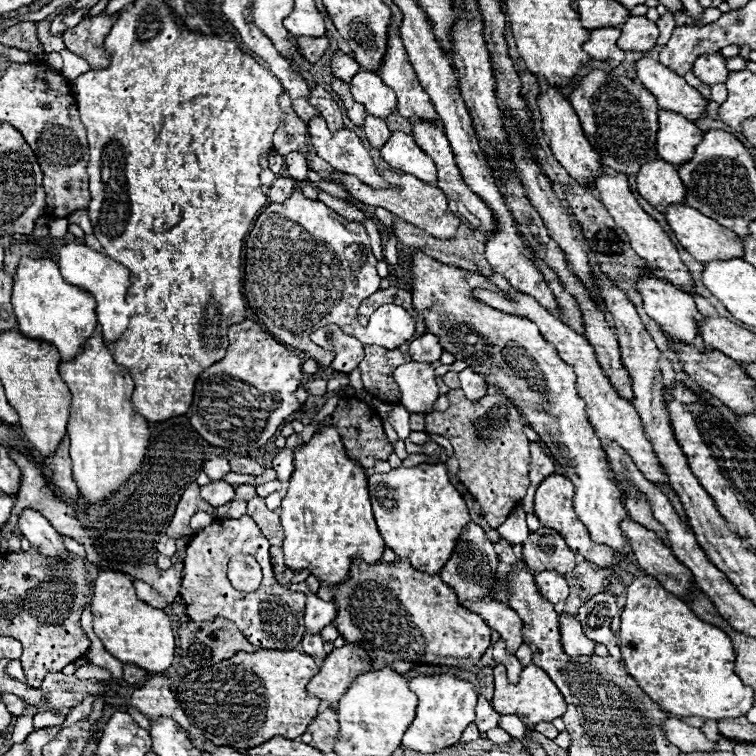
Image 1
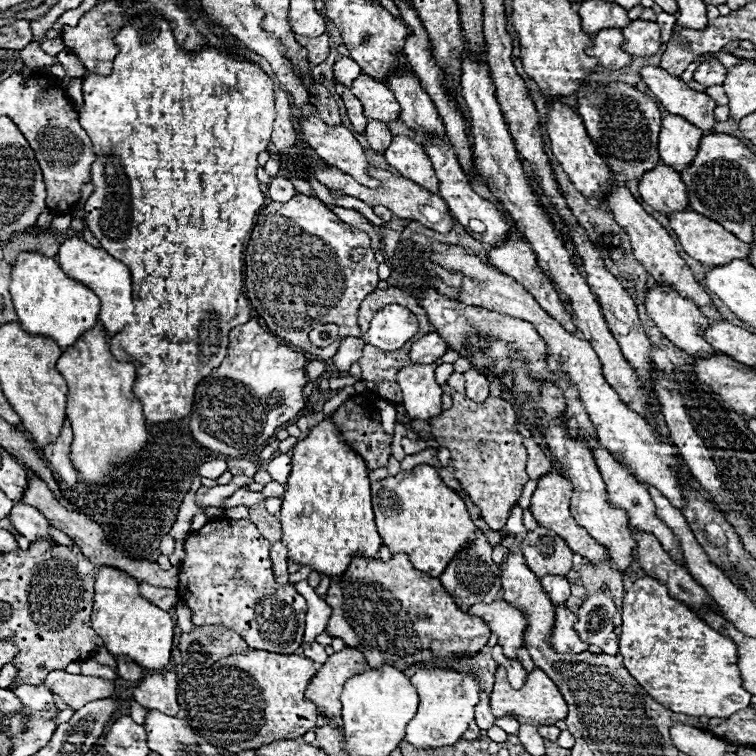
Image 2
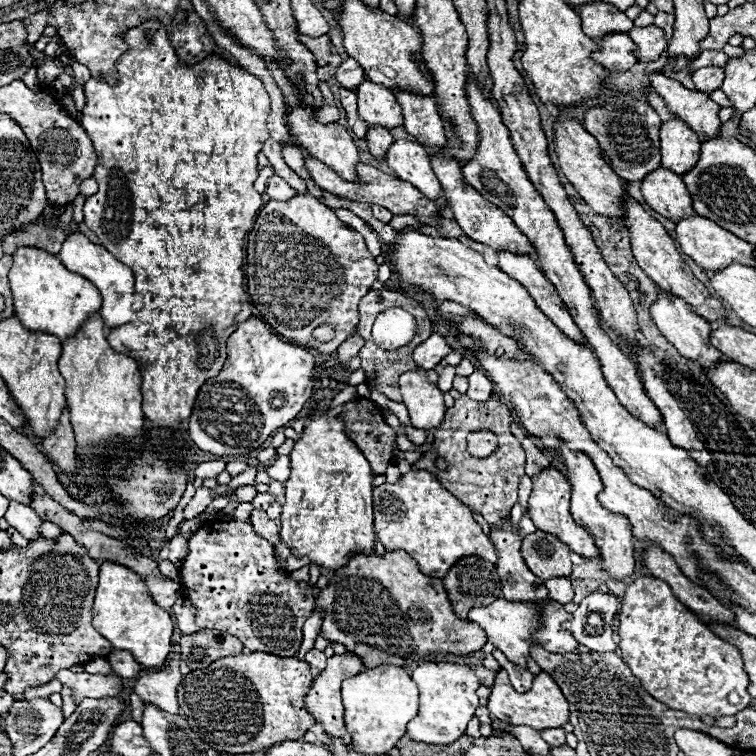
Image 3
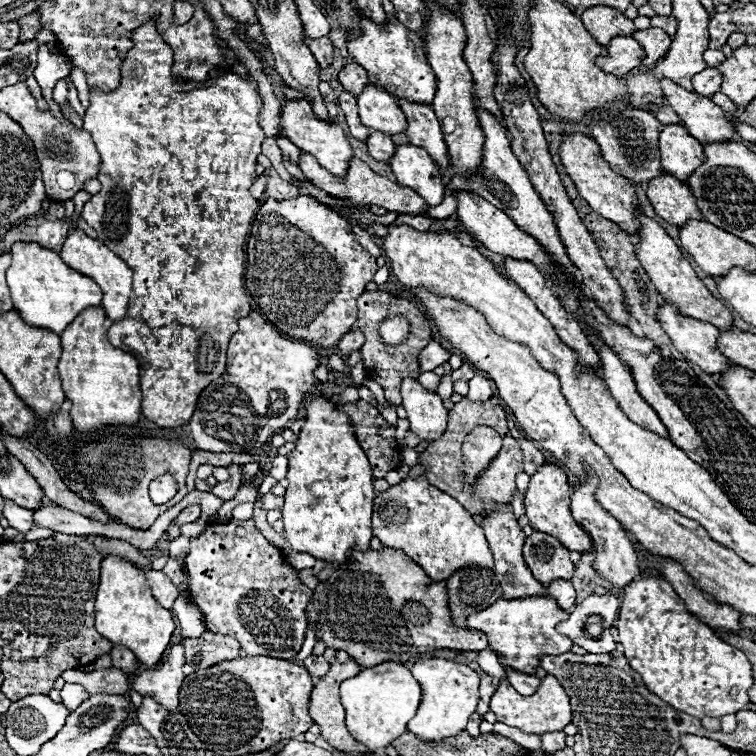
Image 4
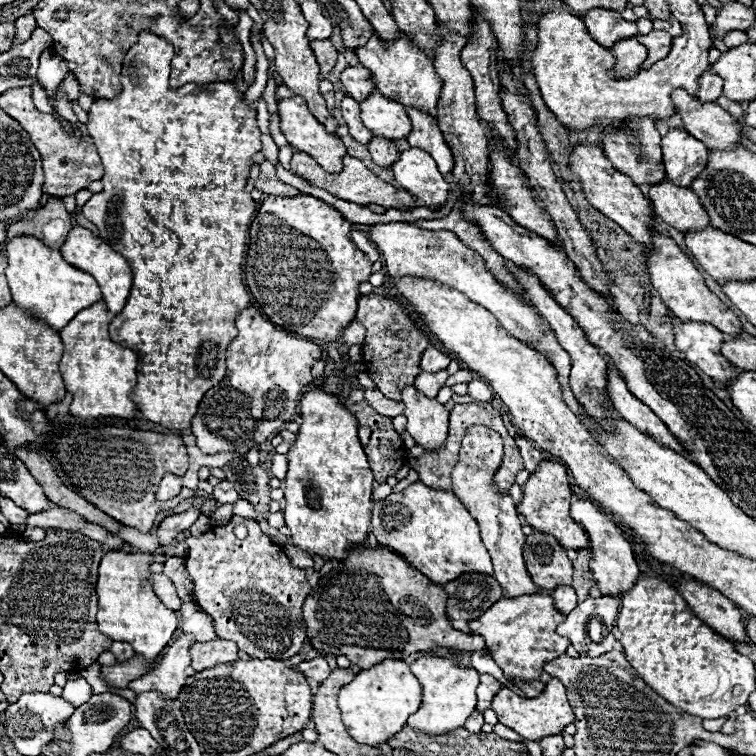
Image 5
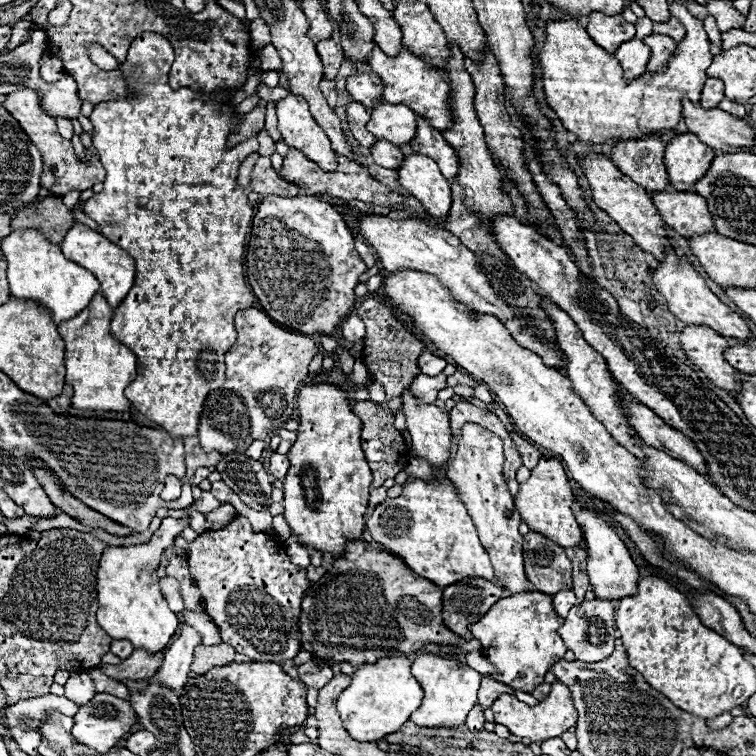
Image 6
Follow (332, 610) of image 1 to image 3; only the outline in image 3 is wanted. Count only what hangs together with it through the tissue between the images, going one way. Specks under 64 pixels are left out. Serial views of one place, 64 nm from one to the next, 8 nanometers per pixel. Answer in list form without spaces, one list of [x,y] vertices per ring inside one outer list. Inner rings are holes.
[[[314,610],[312,616],[304,622],[304,642],[296,655],[301,660],[304,659],[306,652],[310,652],[314,648],[314,640],[320,632],[320,614],[322,614],[322,610]]]

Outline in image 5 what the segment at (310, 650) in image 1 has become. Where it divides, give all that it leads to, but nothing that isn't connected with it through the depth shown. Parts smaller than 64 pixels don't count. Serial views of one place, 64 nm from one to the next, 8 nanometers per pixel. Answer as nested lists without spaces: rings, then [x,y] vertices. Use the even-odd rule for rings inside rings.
[[[314,658],[314,660],[308,660],[308,662],[300,662],[298,664],[298,670],[310,682],[318,682],[318,684],[322,684],[330,676],[330,668],[328,668],[326,658]]]

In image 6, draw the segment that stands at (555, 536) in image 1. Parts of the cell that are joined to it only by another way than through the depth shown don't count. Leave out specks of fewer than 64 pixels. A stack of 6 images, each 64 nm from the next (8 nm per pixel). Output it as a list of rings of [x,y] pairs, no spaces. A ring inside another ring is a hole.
[[[534,532],[524,536],[524,572],[530,584],[538,592],[554,596],[560,590],[572,588],[572,564],[564,554],[564,548],[554,544],[550,538]]]

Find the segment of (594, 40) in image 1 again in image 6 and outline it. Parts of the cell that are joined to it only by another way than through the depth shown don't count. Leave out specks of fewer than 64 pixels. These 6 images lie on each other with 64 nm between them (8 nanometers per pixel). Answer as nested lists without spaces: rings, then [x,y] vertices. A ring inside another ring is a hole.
[[[634,38],[624,42],[614,56],[620,60],[624,78],[632,80],[632,78],[638,78],[642,72],[646,72],[646,64],[650,60],[650,48],[642,40]]]

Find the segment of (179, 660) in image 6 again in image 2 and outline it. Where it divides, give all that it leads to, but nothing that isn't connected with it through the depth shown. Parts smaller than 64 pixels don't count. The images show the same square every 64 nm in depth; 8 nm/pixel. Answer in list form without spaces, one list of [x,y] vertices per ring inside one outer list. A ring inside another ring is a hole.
[[[174,670],[148,674],[134,688],[134,698],[146,710],[160,710],[164,714],[176,716],[176,712],[180,710],[180,704],[176,702],[176,686],[178,676]]]

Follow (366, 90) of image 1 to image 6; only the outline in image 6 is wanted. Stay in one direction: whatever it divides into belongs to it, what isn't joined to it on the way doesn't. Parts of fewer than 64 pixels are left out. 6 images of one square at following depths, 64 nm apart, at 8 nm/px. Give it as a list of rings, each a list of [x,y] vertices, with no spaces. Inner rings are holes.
[[[380,102],[376,108],[370,108],[368,130],[378,140],[388,140],[394,146],[402,146],[414,140],[418,122],[416,114],[408,106]]]

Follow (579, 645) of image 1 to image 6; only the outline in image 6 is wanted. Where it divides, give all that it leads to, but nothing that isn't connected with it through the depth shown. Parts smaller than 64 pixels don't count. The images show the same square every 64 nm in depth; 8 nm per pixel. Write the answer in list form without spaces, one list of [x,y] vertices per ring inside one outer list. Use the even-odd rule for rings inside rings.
[[[526,592],[500,598],[480,622],[470,626],[470,632],[482,642],[484,656],[496,668],[494,674],[486,676],[510,686],[512,690],[530,694],[544,682],[546,672],[566,654],[566,646],[558,636],[560,626],[562,618],[552,608],[552,596],[542,592]]]

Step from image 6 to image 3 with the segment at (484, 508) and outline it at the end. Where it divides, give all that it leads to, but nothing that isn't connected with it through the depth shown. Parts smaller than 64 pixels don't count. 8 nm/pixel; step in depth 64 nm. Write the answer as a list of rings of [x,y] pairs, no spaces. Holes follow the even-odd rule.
[[[478,430],[472,432],[472,438],[468,440],[468,452],[474,458],[486,458],[498,448],[498,436],[492,434],[490,430]],[[506,518],[498,528],[490,528],[490,540],[498,554],[496,572],[502,582],[504,598],[510,602],[548,600],[548,590],[544,582],[538,580],[522,560],[522,538],[510,518]]]

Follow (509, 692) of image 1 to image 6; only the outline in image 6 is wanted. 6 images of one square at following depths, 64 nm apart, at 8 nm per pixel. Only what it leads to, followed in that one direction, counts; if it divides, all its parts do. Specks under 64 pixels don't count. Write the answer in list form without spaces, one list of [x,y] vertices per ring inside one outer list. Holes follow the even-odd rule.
[[[554,682],[550,696],[546,700],[542,700],[536,708],[526,706],[524,702],[520,702],[514,696],[502,694],[492,704],[492,712],[494,712],[496,724],[504,724],[510,730],[510,734],[520,736],[520,738],[530,738],[532,742],[544,742],[544,740],[562,736],[566,730],[576,726],[576,718],[578,718],[576,708],[572,704],[572,694],[570,694],[570,690],[562,682]]]

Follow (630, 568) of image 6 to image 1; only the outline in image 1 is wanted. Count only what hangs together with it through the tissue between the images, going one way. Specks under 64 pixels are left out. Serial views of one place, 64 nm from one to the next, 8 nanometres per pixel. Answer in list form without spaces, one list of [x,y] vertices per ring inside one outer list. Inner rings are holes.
[[[416,252],[412,256],[412,280],[414,280],[414,284],[412,284],[414,308],[418,314],[422,314],[424,322],[428,326],[428,332],[438,336],[438,340],[446,352],[452,352],[458,360],[466,360],[468,366],[476,374],[482,374],[488,380],[488,384],[498,386],[504,396],[508,396],[518,408],[522,408],[522,414],[530,422],[532,430],[538,432],[540,440],[548,446],[550,454],[564,468],[564,472],[566,472],[564,476],[570,478],[576,488],[574,490],[574,512],[580,518],[580,522],[588,528],[592,540],[614,548],[618,554],[622,554],[622,550],[630,548],[628,538],[620,530],[620,522],[628,516],[628,512],[620,502],[620,490],[614,486],[614,482],[608,476],[610,466],[604,456],[602,442],[598,440],[598,436],[594,434],[594,430],[586,418],[586,402],[578,396],[576,374],[570,370],[568,364],[564,364],[558,358],[554,346],[550,346],[542,338],[542,334],[538,332],[538,326],[534,322],[530,322],[528,318],[498,312],[498,310],[470,298],[474,288],[498,290],[486,276],[468,272],[468,270],[462,270],[456,266],[442,264],[438,260],[426,256],[424,252]]]

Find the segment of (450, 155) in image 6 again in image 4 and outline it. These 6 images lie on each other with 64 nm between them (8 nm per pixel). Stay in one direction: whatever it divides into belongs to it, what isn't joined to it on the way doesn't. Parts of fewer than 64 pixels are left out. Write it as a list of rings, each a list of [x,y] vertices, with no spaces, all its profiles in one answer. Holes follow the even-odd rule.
[[[400,102],[400,106],[408,118],[406,136],[410,144],[422,146],[442,170],[448,168],[450,166],[448,150],[446,150],[444,136],[442,136],[442,130],[440,130],[440,124],[436,120],[432,106],[410,104],[410,102]]]

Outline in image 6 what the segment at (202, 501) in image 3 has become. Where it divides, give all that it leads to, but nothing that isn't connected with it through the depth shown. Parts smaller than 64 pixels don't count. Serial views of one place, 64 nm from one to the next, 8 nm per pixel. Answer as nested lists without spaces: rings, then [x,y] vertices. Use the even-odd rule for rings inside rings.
[[[164,518],[160,528],[152,534],[150,542],[138,546],[110,546],[104,550],[98,564],[98,624],[114,640],[130,640],[134,648],[146,648],[148,652],[160,652],[166,648],[168,640],[178,628],[176,614],[168,608],[156,568],[160,564],[162,552],[174,544],[174,538],[186,528],[184,520]]]

